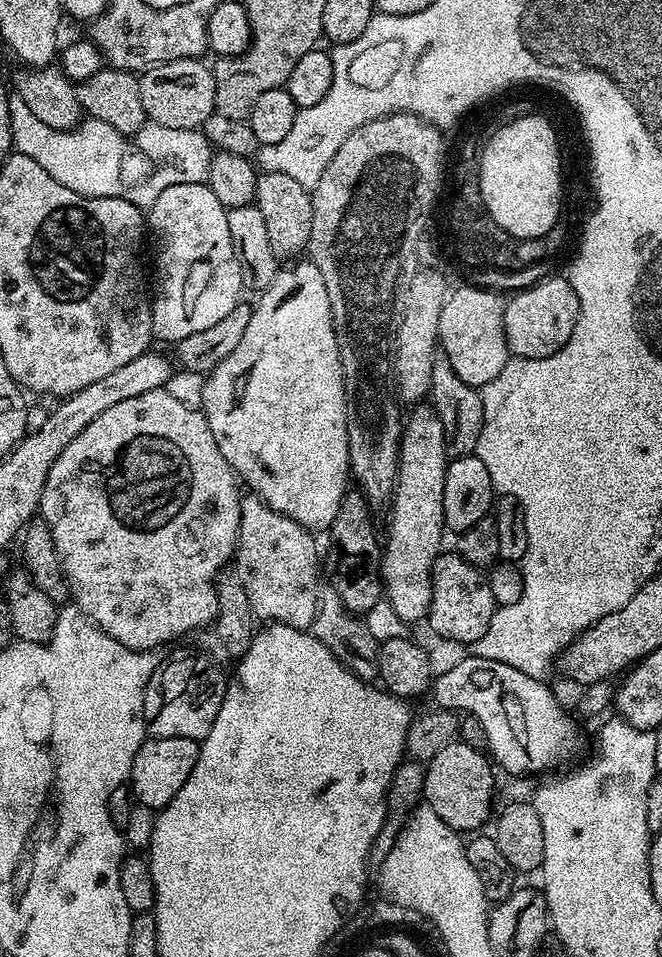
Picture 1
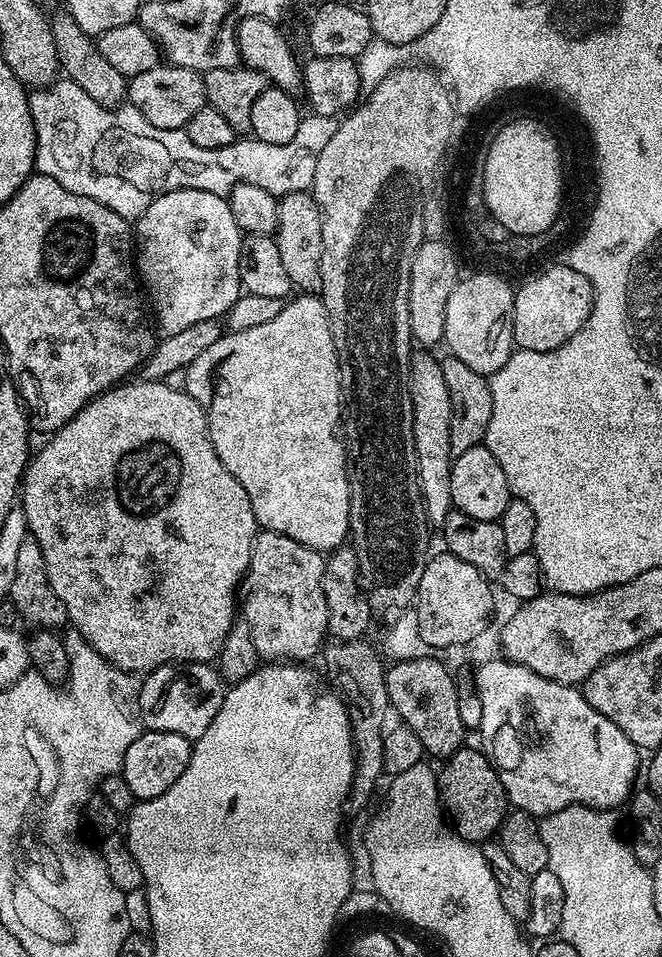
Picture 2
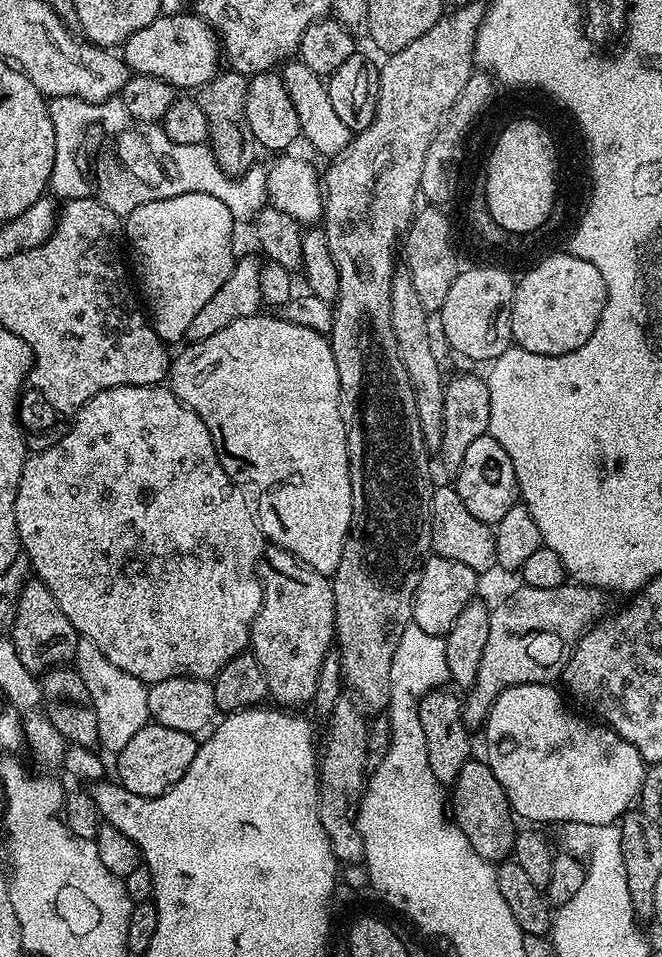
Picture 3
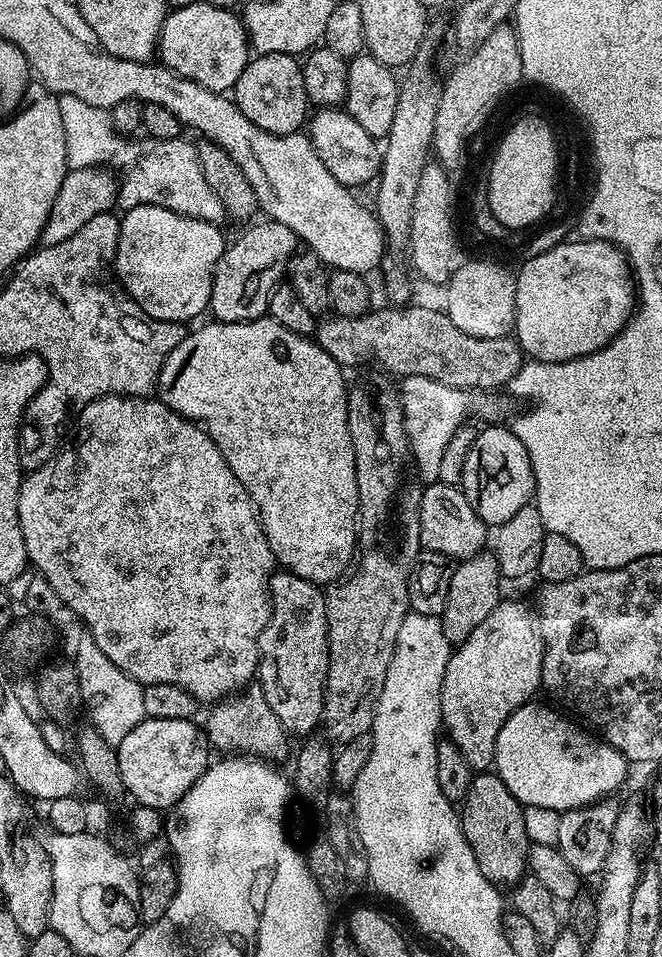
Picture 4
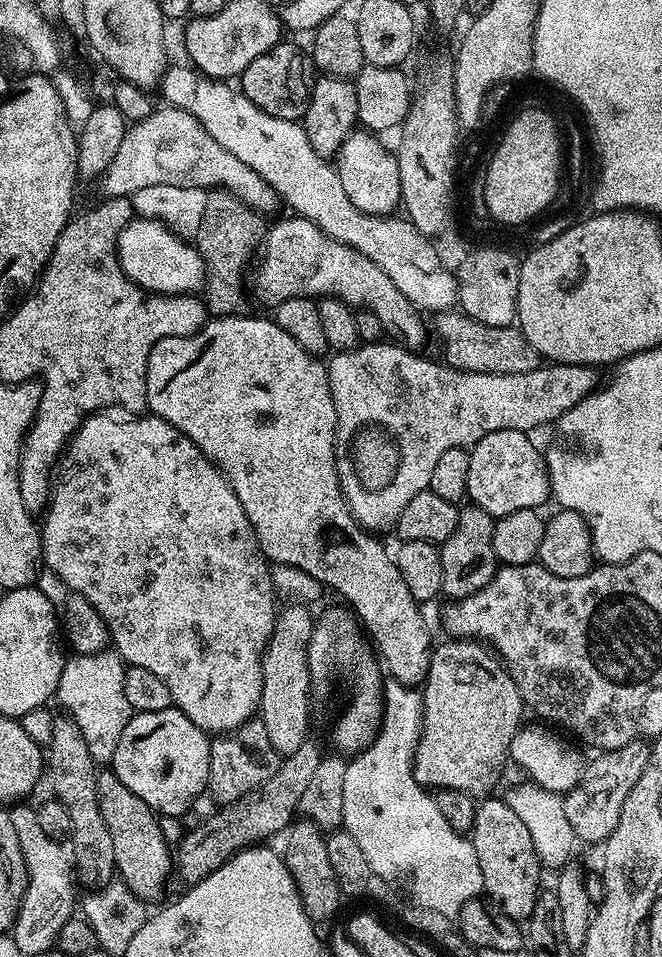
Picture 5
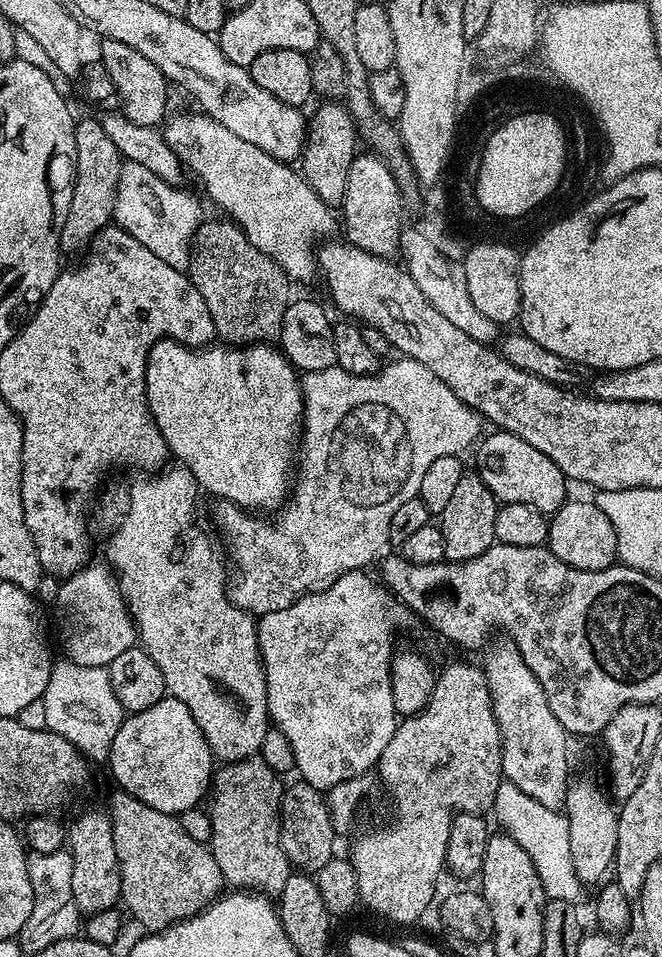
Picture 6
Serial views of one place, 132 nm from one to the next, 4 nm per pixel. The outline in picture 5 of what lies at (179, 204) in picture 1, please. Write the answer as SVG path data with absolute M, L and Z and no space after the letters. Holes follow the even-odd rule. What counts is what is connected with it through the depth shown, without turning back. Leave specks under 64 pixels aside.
M133 218L120 232L116 257L127 280L133 280L145 292L162 296L196 294L204 287L204 263L200 253L185 237L175 236L160 220Z

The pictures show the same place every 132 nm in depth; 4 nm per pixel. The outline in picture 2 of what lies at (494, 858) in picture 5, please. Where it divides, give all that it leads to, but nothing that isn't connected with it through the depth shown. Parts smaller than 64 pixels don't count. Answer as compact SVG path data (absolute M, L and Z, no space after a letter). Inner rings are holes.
M479 747L459 748L443 761L444 769L438 772L440 803L451 827L471 844L483 845L499 833L504 817L510 811L508 795L496 773L492 761Z

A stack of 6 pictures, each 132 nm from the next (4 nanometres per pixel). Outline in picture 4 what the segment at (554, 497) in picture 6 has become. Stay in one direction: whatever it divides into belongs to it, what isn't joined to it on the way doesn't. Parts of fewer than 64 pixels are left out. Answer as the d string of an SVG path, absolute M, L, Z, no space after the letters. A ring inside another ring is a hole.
M481 427L477 431L474 446L470 446L470 454L466 454L462 487L474 514L478 514L478 518L489 526L508 521L513 514L518 514L518 510L522 510L522 506L533 503L536 483L530 456L511 427Z

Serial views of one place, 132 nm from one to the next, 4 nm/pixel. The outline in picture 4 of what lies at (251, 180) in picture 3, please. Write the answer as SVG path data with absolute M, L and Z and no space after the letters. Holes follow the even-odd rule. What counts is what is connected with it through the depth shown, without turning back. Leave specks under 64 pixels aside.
M60 96L60 109L62 110L62 126L64 127L64 133L66 134L66 154L68 155L69 169L73 168L91 168L96 165L100 166L112 166L108 164L116 163L118 167L125 168L128 173L125 174L124 180L122 176L122 183L118 188L118 204L121 209L127 210L130 208L137 208L143 204L153 204L154 206L162 206L163 208L169 208L174 210L178 214L183 216L193 216L199 220L205 220L211 224L217 226L223 225L223 220L226 220L226 213L222 202L218 198L218 194L214 190L210 190L210 182L206 182L206 178L202 174L202 166L200 165L200 156L196 152L196 144L193 141L184 140L185 138L177 138L174 140L154 140L151 138L144 138L141 144L127 144L125 137L117 133L116 129L112 126L109 113L103 108L95 108L90 106L86 102L82 102L76 96Z

